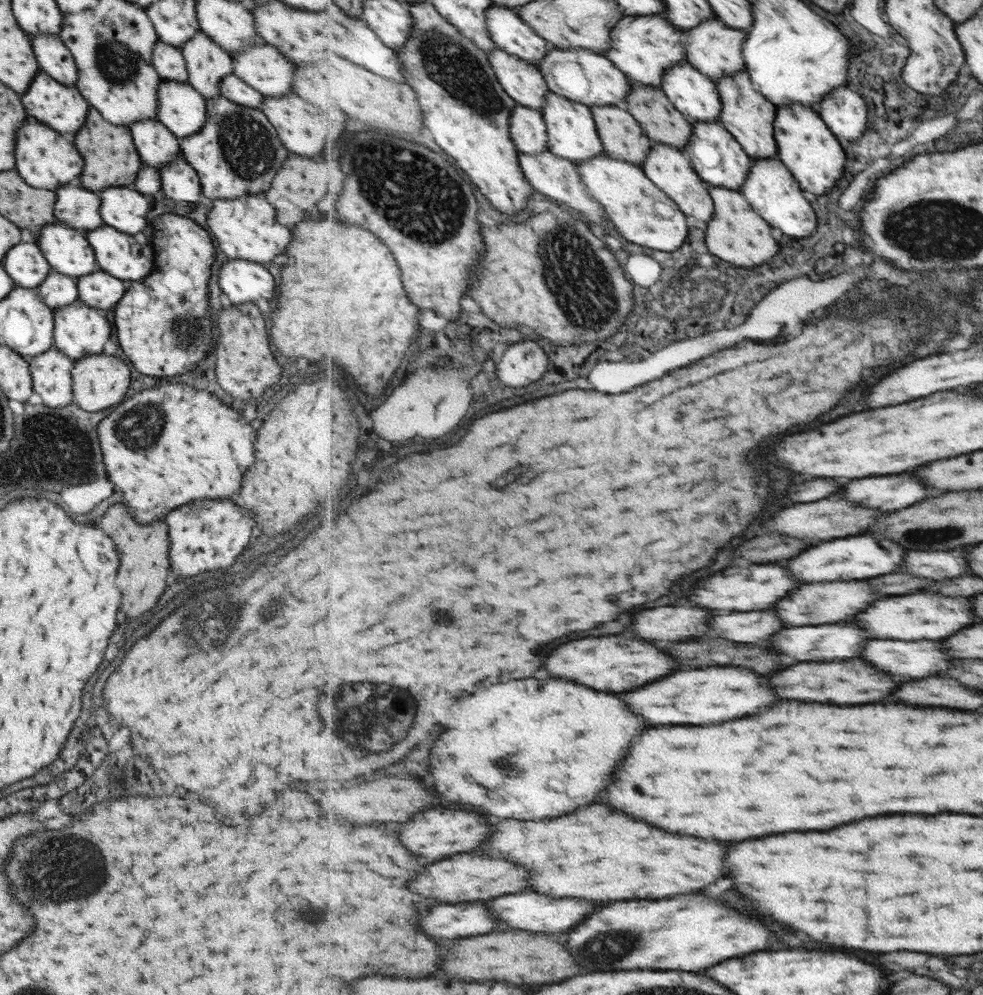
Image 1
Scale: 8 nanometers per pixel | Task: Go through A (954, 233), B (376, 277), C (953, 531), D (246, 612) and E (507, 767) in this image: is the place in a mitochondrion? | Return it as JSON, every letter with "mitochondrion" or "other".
{"A":"mitochondrion","B":"other","C":"mitochondrion","D":"mitochondrion","E":"mitochondrion"}

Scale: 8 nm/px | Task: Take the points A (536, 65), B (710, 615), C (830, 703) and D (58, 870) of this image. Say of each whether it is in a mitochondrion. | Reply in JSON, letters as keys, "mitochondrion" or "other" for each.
{"A":"other","B":"other","C":"other","D":"mitochondrion"}

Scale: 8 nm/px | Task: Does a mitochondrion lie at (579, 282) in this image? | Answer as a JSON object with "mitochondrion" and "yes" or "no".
{"mitochondrion":"yes"}

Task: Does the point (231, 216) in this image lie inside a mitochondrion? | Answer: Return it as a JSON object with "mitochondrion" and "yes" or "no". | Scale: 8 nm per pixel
{"mitochondrion":"no"}

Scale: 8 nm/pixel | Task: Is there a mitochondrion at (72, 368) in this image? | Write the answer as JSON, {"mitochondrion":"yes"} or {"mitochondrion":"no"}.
{"mitochondrion":"no"}

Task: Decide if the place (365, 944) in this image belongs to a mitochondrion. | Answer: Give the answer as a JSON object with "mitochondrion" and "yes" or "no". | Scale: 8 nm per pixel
{"mitochondrion":"no"}

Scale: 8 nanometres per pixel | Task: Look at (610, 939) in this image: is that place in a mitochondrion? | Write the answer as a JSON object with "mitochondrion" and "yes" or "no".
{"mitochondrion":"yes"}

